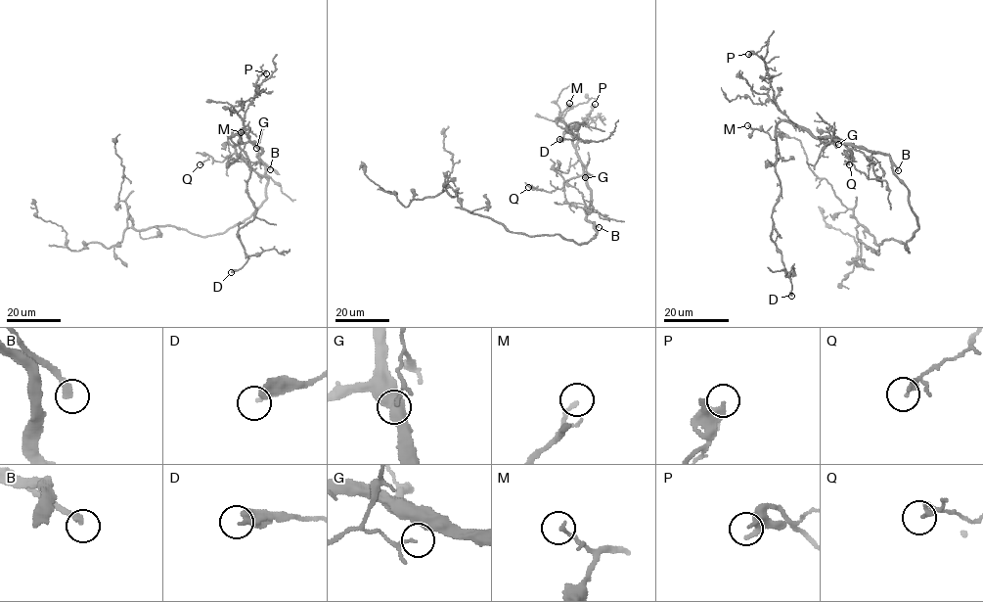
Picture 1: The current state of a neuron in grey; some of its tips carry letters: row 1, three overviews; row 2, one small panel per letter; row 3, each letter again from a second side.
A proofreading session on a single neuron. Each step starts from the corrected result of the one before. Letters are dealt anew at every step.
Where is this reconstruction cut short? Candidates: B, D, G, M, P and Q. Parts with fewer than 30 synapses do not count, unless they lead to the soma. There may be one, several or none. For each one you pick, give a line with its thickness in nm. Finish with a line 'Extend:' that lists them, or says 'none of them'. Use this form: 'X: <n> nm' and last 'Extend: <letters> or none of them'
Extend: none of them

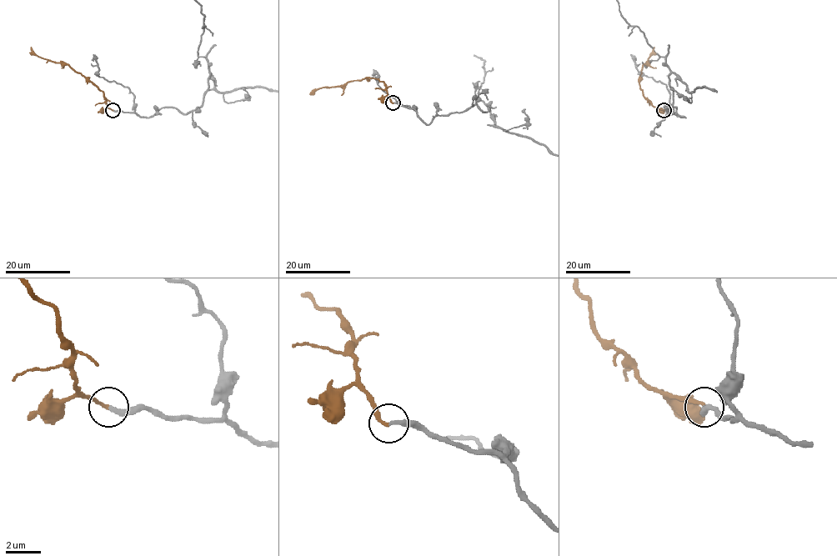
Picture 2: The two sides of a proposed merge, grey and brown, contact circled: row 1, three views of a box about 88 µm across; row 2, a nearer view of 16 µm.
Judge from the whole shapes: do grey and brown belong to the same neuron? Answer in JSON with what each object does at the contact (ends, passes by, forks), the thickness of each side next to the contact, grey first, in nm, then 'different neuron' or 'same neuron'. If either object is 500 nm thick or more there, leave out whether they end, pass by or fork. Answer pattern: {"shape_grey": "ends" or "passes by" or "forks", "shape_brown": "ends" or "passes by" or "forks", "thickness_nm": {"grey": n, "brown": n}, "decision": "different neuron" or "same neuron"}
{"shape_grey": "ends", "shape_brown": "ends", "thickness_nm": {"grey": 260, "brown": 180}, "decision": "same neuron"}

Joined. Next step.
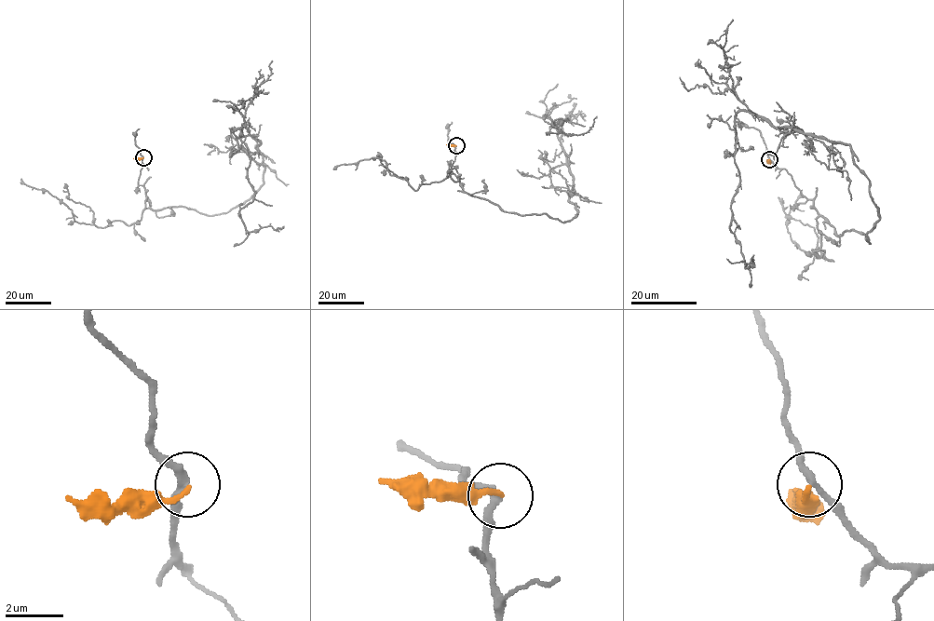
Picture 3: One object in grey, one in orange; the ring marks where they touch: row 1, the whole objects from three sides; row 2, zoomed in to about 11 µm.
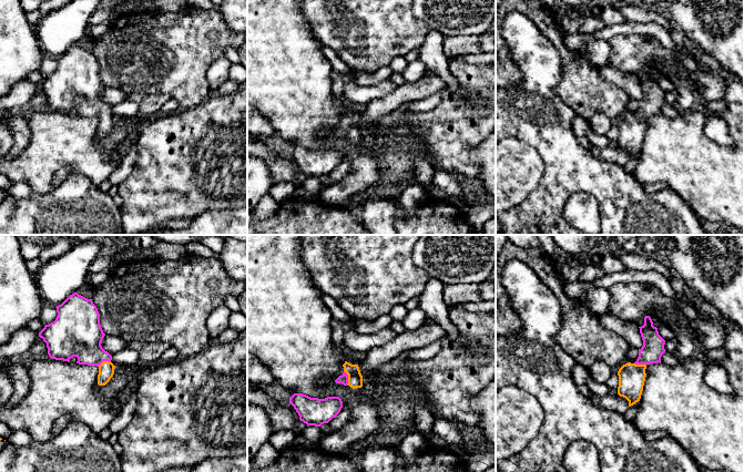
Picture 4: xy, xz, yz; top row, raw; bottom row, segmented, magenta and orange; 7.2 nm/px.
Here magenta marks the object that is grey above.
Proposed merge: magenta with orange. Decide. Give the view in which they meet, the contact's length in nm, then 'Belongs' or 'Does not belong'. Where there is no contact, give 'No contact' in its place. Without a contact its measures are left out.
Touches magenta in xz. Shared border 120 nm. Belongs

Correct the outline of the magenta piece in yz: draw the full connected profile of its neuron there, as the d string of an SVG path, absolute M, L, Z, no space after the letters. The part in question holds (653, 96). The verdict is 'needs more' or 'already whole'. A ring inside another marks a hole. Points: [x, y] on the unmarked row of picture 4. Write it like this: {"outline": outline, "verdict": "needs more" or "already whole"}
{"outline": "M650 68L644 69L644 76L639 80L643 92L639 109L634 115L628 114L618 123L618 146L629 153L629 158L641 151L646 117L661 114L661 109L665 104L665 92L659 86Z", "verdict": "needs more"}

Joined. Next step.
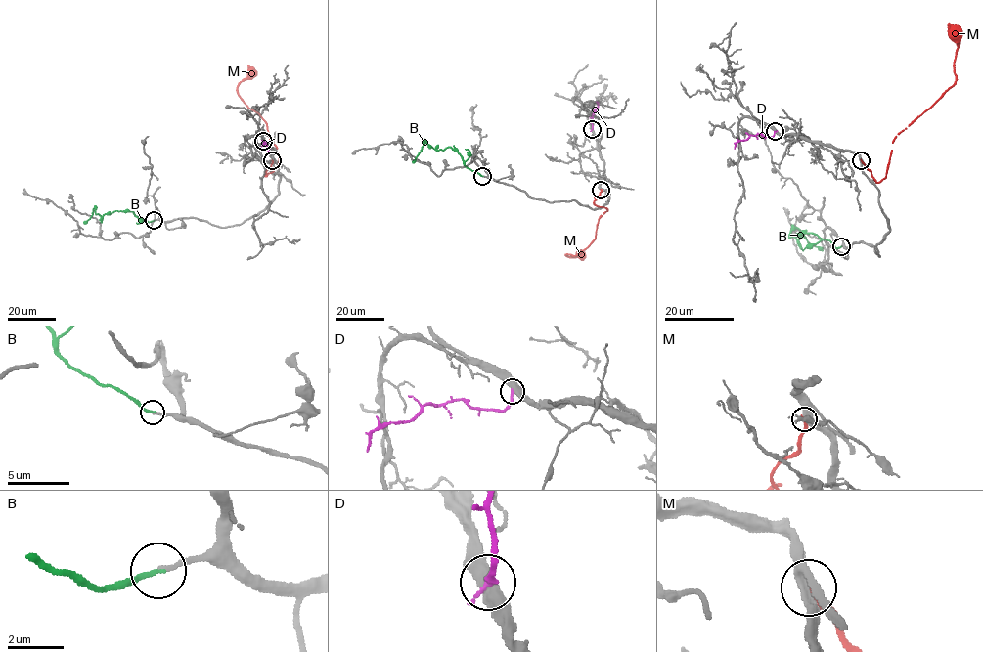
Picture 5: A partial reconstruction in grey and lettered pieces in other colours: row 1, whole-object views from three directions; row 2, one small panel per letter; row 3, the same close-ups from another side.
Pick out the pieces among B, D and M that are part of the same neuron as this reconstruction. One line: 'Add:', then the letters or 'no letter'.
Add: B

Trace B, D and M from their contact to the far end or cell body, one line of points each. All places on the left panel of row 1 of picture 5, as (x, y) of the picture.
B: (154, 220), (147, 222), (133, 211), (117, 211), (101, 216), (94, 208), (93, 215), (83, 224)
D: (263, 141), (263, 145), (269, 147), (267, 152)
M: (272, 160), (265, 176), (277, 166), (279, 154), (266, 122), (239, 95), (237, 86), (247, 75), (247, 65)

